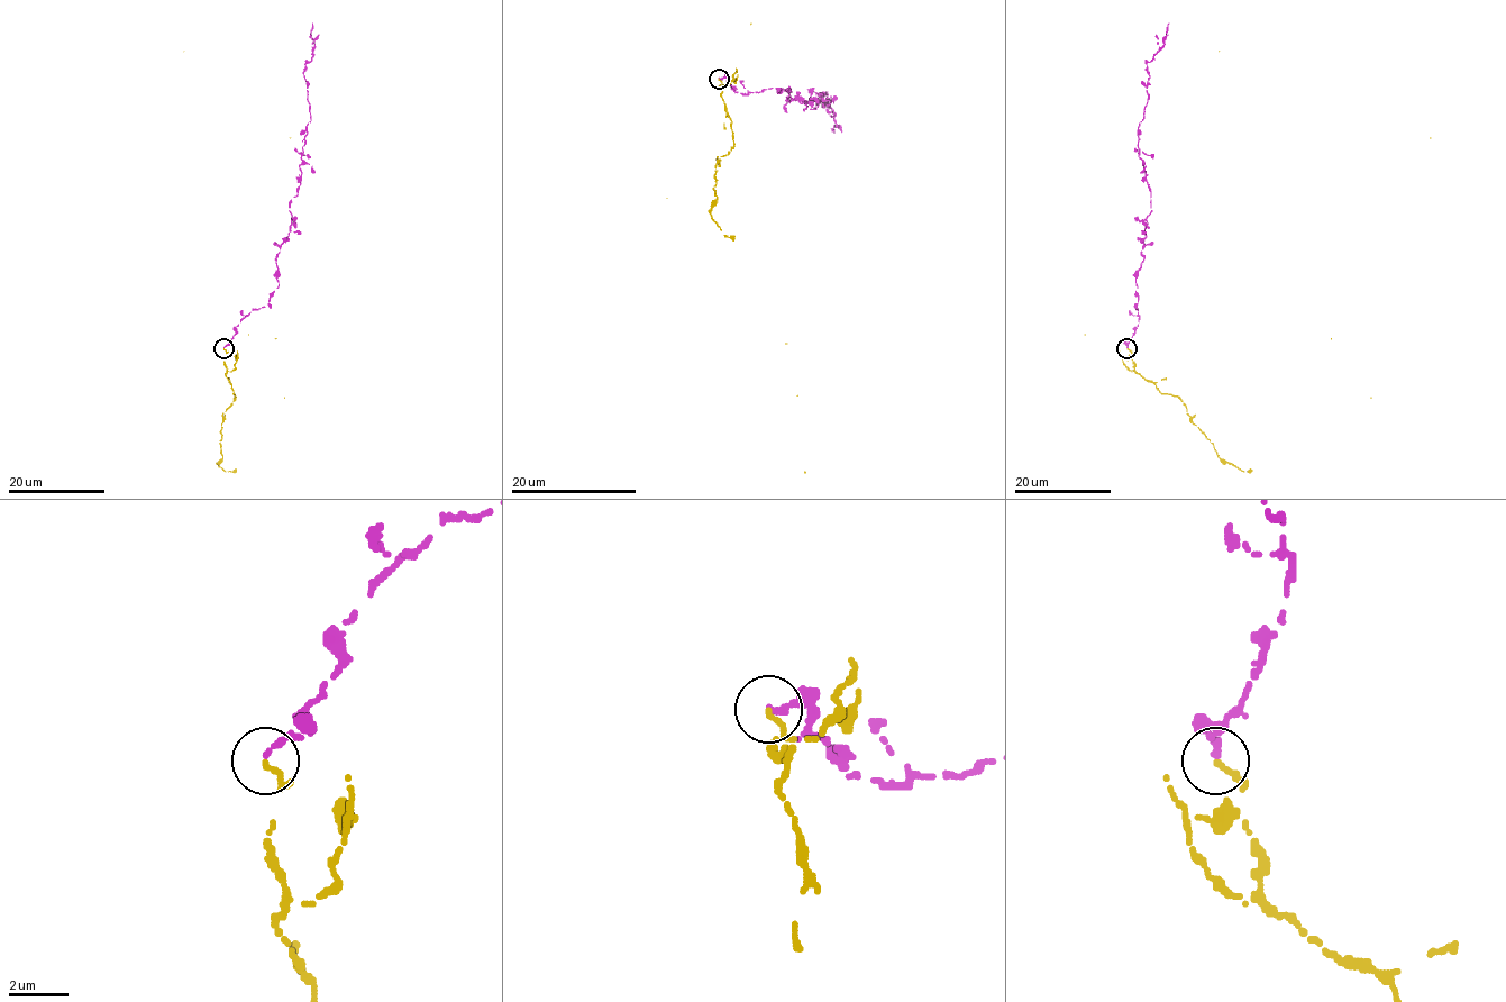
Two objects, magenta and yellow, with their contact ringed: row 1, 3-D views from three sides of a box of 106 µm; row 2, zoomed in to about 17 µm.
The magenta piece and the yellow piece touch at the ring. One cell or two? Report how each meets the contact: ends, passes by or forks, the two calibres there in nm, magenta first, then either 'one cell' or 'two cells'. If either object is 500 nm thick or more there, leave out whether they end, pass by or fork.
magenta ends; yellow ends; calibres 240 and 180 nm; two cells

